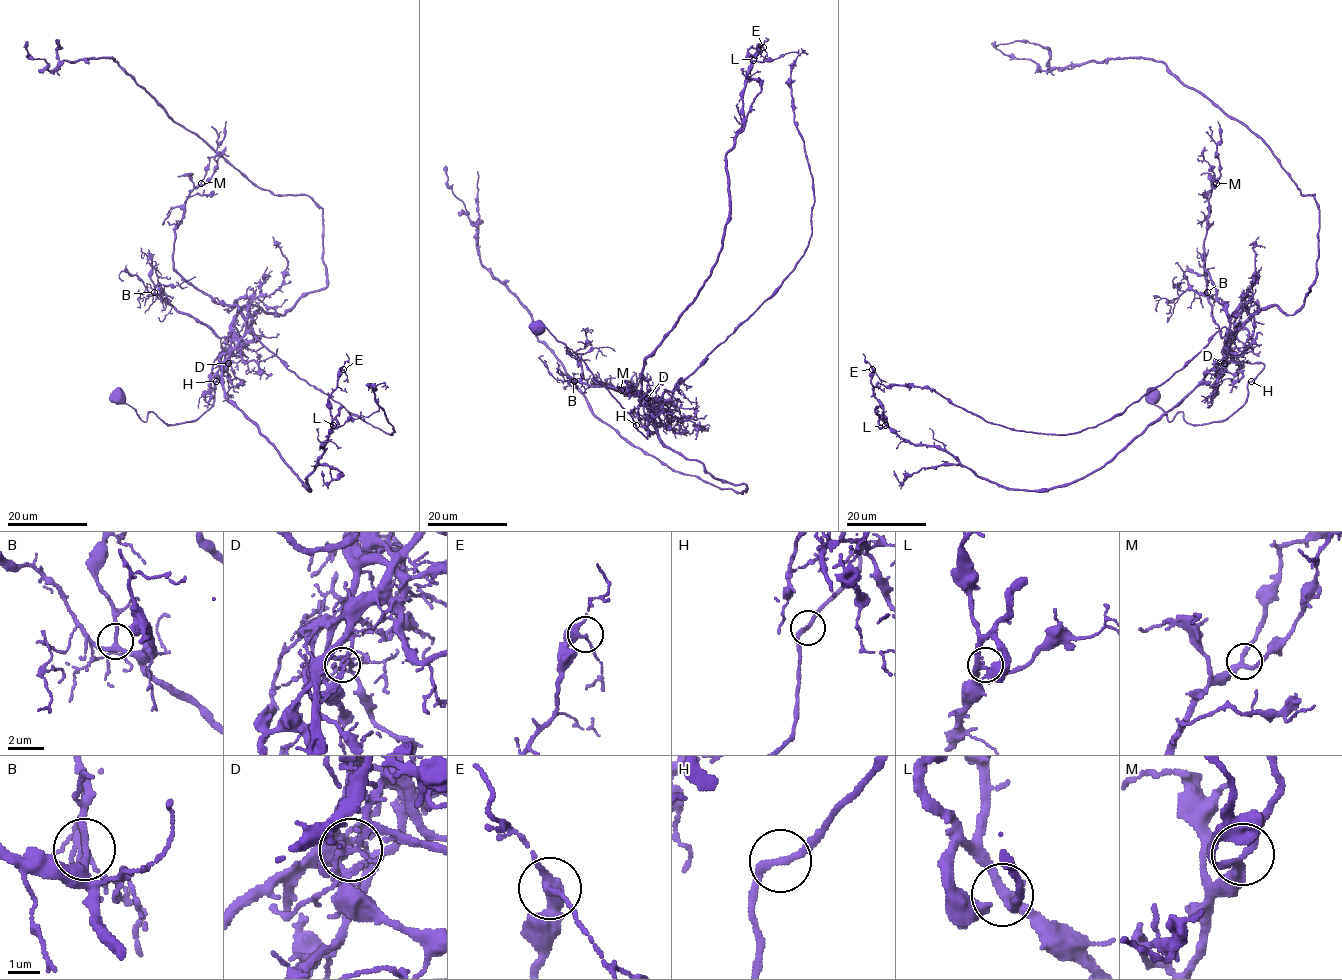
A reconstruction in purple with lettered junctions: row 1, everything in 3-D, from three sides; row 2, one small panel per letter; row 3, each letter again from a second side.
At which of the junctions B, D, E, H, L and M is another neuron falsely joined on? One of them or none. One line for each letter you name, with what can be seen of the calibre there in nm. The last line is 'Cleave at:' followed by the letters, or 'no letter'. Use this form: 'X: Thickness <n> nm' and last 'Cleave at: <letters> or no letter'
D: Thickness 150 nm
Cleave at: D

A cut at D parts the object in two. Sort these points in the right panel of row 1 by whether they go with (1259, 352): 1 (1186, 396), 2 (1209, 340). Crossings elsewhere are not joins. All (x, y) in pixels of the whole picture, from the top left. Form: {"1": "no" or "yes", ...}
{"1": "no", "2": "no"}

